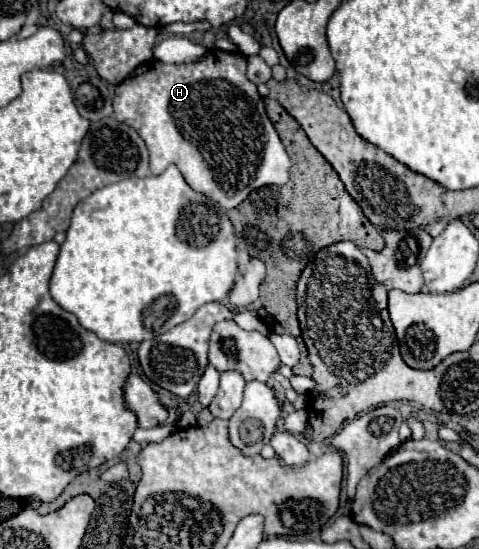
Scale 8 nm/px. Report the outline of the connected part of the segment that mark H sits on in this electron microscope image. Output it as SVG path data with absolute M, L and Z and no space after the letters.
M211 48L193 64L163 64L159 60L149 60L117 84L113 108L115 118L135 128L145 140L153 174L161 174L169 164L175 164L193 190L217 200L223 210L235 208L261 186L287 182L291 160L265 112L257 86L247 78L247 58L239 52Z

